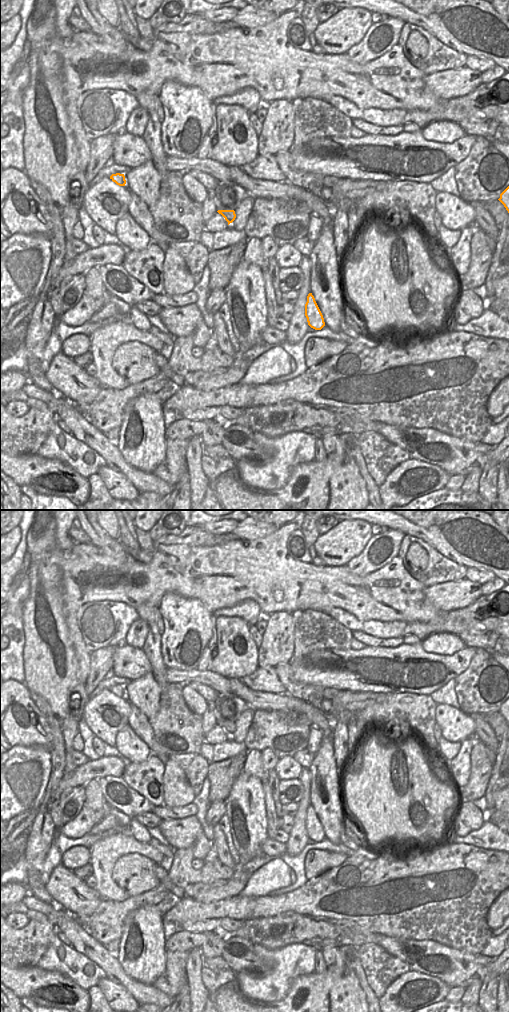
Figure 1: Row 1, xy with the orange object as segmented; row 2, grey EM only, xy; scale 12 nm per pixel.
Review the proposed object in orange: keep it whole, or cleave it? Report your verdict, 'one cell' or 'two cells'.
one cell

